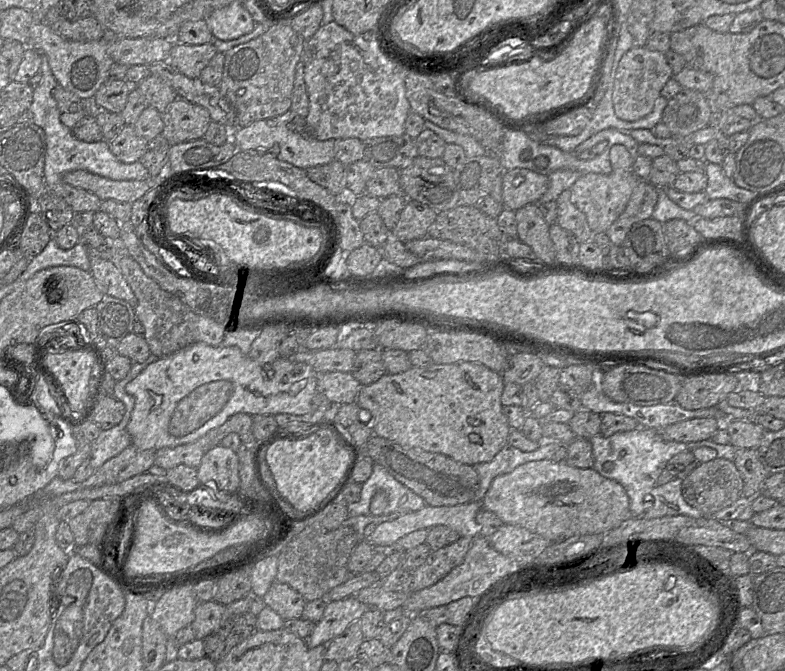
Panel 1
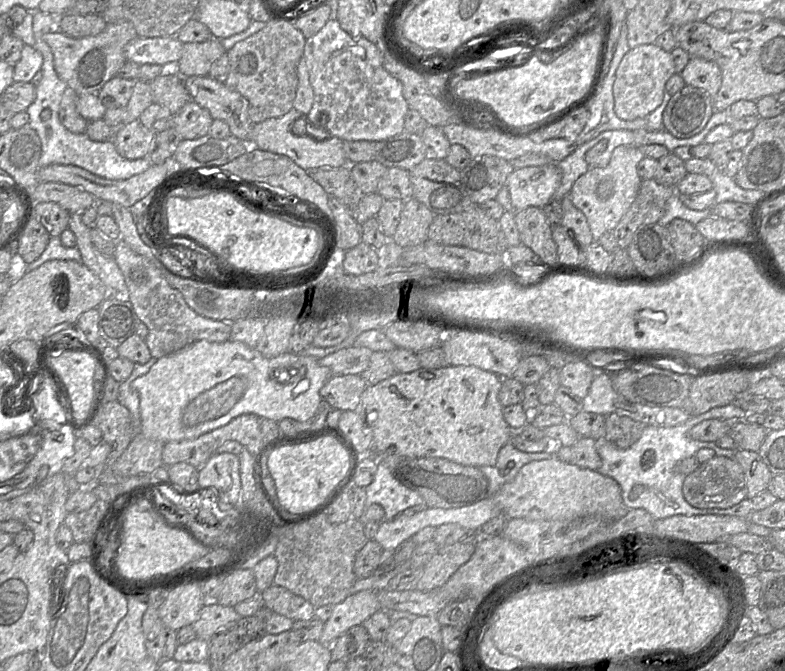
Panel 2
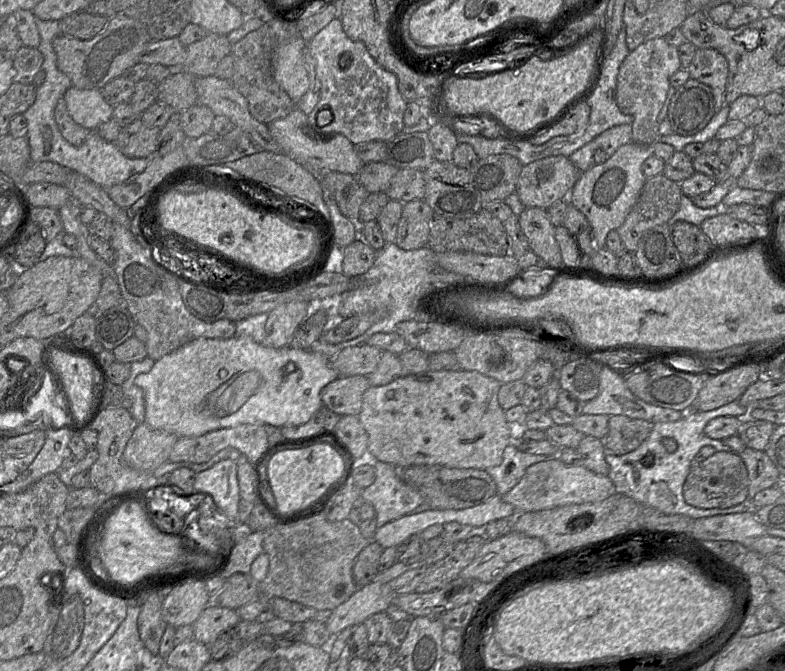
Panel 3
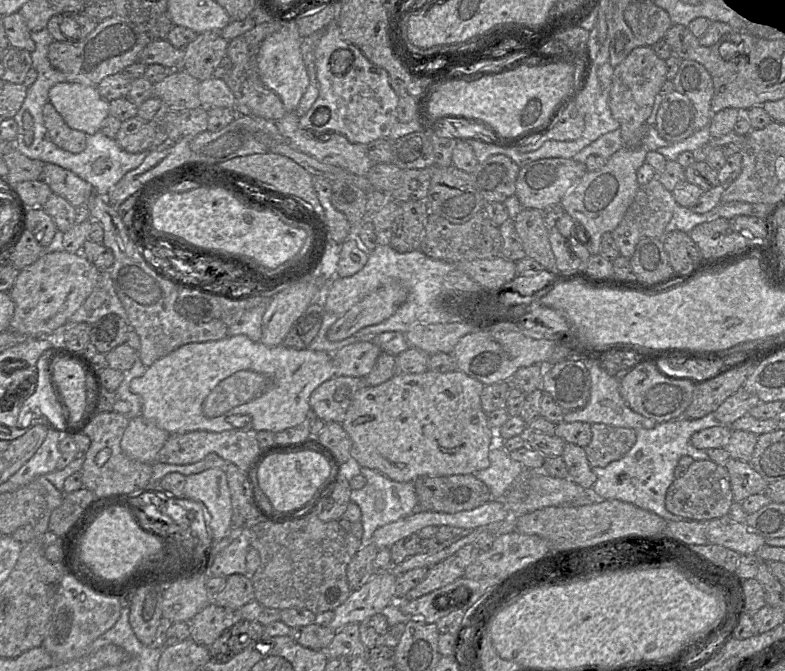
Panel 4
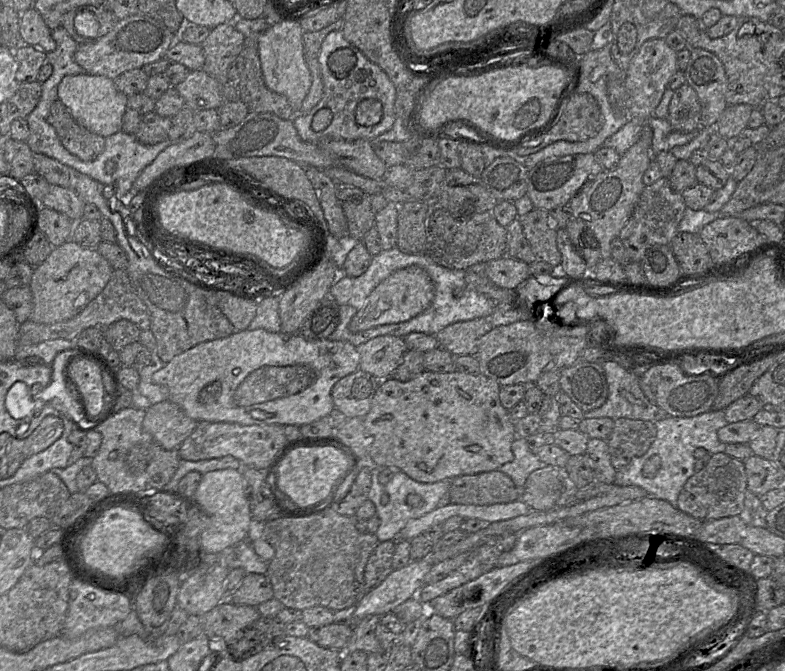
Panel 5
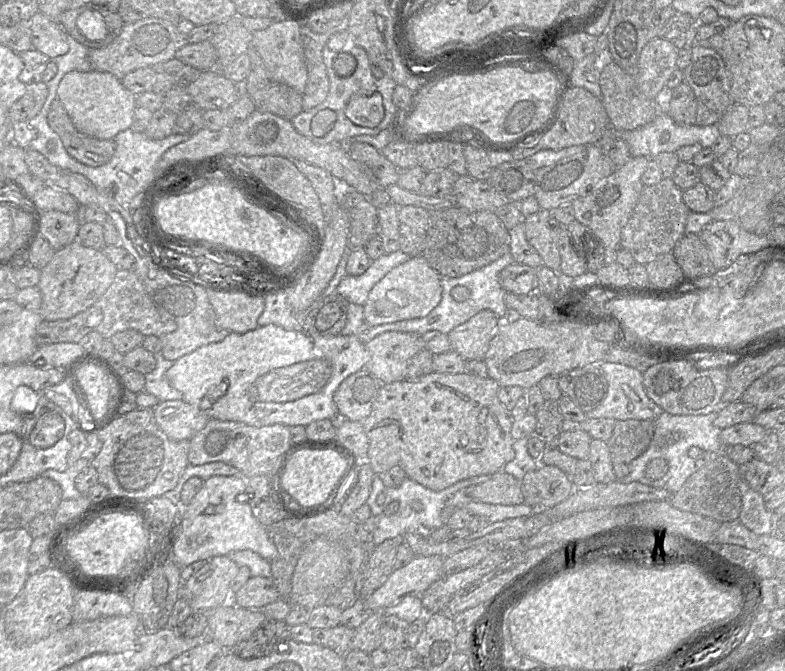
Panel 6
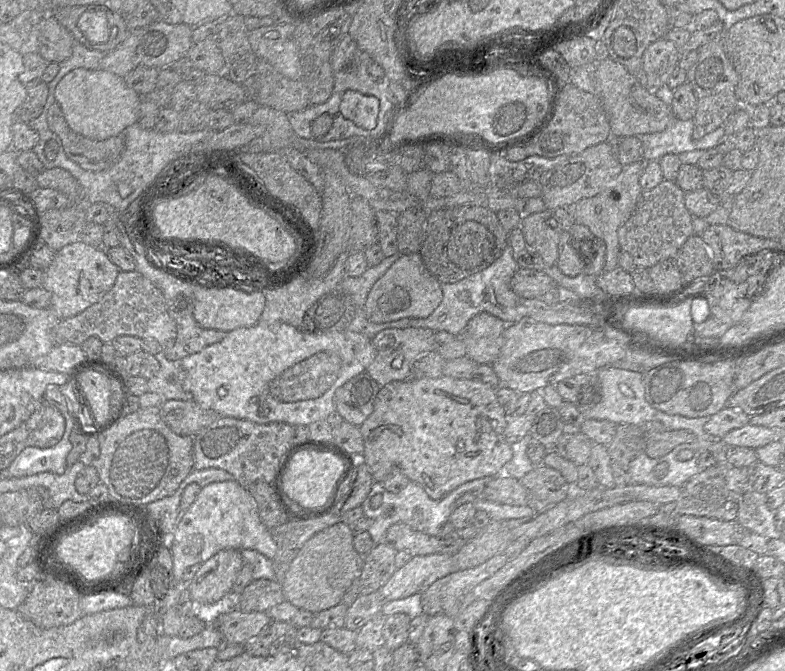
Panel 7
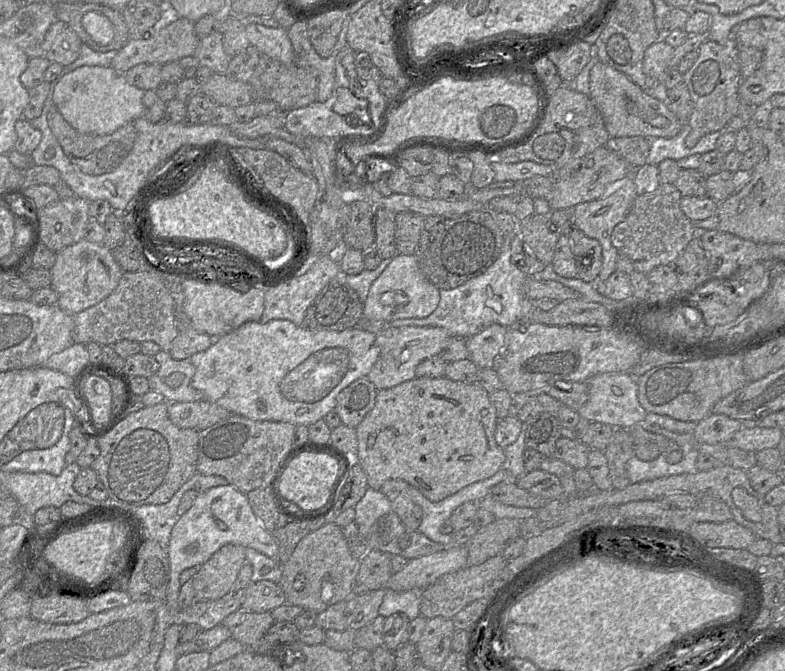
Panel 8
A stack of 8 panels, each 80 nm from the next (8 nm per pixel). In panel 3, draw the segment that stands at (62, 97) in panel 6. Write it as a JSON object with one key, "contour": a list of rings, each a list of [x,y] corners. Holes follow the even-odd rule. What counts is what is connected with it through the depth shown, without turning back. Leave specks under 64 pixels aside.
{"contour":[[[71,86],[64,93],[63,99],[66,102],[67,111],[71,118],[77,124],[89,130],[96,131],[101,124],[112,118],[114,106],[105,100],[101,89],[80,89]]]}

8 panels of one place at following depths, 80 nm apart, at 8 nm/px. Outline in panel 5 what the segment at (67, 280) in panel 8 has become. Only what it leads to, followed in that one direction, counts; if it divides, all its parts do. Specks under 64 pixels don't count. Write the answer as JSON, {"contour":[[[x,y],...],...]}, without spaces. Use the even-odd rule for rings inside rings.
{"contour":[[[74,241],[54,247],[46,260],[34,267],[29,283],[33,296],[29,320],[54,324],[76,316],[104,289],[113,270],[97,249],[82,247]]]}

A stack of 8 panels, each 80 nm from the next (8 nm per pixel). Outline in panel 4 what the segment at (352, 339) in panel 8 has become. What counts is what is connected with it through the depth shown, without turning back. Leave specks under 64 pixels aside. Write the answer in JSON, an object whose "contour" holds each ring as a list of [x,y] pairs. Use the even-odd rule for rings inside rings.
{"contour":[[[239,334],[182,345],[150,365],[142,376],[133,379],[130,391],[142,398],[141,415],[170,434],[196,430],[266,430],[278,433],[310,418],[311,394],[335,375],[333,353],[308,348],[295,349],[284,344],[267,346]]]}

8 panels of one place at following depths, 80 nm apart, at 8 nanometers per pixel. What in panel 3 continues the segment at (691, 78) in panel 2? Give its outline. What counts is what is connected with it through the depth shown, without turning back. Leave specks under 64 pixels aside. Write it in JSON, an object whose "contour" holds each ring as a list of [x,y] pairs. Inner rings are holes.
{"contour":[[[697,48],[687,68],[690,78],[709,86],[715,99],[715,115],[724,106],[724,93],[728,77],[728,62],[717,50]]]}

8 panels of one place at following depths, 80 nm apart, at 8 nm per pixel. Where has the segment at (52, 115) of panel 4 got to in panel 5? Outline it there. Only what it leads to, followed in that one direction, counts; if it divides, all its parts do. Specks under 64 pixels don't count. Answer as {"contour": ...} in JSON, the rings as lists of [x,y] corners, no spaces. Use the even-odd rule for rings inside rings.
{"contour":[[[60,100],[51,106],[48,122],[54,127],[63,146],[83,161],[92,161],[105,148],[105,137],[79,125]]]}

